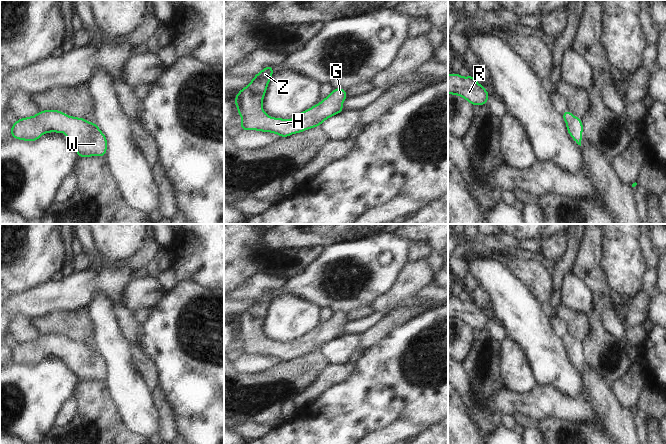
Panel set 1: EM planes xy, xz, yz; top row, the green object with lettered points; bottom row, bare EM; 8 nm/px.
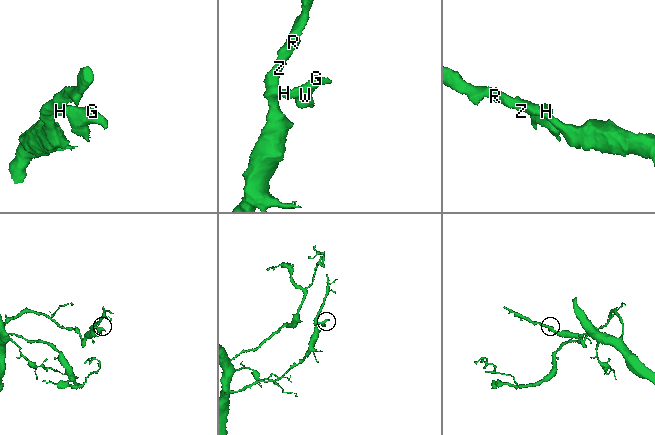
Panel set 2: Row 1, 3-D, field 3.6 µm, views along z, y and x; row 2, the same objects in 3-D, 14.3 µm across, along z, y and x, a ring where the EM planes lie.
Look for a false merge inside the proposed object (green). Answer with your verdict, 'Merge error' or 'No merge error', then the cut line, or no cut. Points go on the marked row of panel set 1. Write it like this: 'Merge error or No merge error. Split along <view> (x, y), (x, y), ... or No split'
No merge error. No split

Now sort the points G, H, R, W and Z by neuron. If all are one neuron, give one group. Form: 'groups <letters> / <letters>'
groups G H R W Z

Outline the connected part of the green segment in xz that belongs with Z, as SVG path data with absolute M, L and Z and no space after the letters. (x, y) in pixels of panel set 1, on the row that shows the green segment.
M273 66L265 67L235 97L238 114L243 119L241 130L273 132L284 138L292 133L297 134L312 127L319 127L329 117L344 111L342 102L348 98L346 90L335 88L328 97L323 98L322 102L295 115L291 120L268 116L263 111L262 101L273 75L273 68Z

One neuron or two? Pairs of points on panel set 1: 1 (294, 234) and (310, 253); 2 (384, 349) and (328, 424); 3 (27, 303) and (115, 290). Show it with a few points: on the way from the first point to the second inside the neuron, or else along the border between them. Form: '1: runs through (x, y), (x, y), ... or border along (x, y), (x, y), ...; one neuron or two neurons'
1: border along (324, 246), (302, 247), (300, 249); two neurons
2: runs through (384, 368), (347, 405); one neuron
3: runs through (49, 297), (93, 285); one neuron

